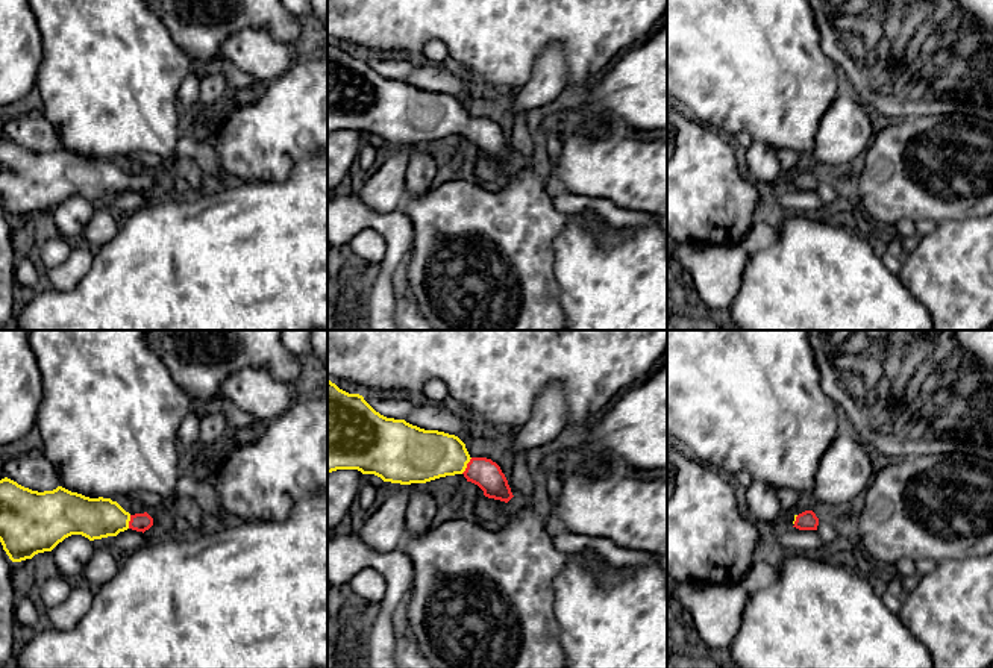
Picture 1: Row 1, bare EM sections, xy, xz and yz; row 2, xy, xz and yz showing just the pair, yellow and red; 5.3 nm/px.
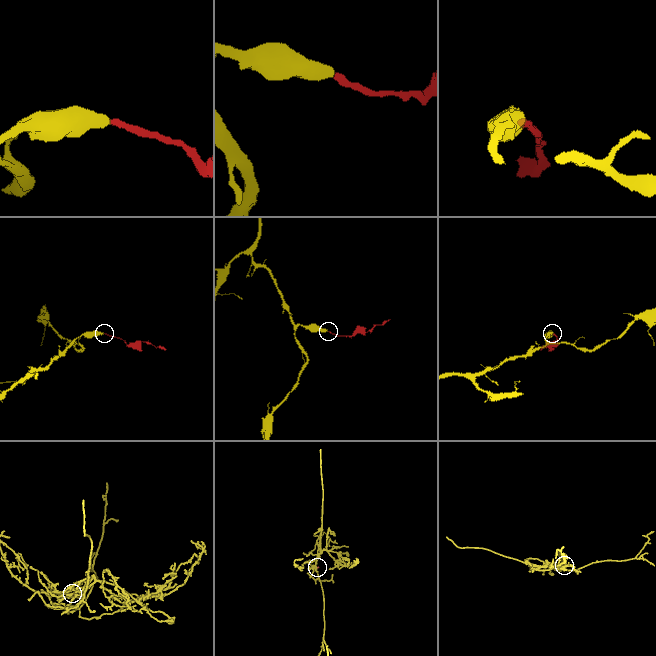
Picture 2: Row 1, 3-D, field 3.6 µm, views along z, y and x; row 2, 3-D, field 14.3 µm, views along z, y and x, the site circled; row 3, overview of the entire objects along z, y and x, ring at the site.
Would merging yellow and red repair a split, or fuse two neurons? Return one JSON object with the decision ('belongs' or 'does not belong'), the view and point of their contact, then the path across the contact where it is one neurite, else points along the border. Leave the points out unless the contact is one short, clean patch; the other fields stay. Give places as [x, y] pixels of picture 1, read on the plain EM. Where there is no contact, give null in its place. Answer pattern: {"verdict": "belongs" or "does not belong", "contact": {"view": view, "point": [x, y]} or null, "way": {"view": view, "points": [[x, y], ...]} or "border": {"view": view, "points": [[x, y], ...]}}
{"verdict": "belongs", "contact": {"view": "xz", "point": [466, 126]}, "way": {"view": "xz", "points": [[420, 117], [451, 117], [466, 126], [487, 135]]}}

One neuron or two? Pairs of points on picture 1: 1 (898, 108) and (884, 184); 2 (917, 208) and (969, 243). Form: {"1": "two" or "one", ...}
{"1": "two", "2": "two"}

